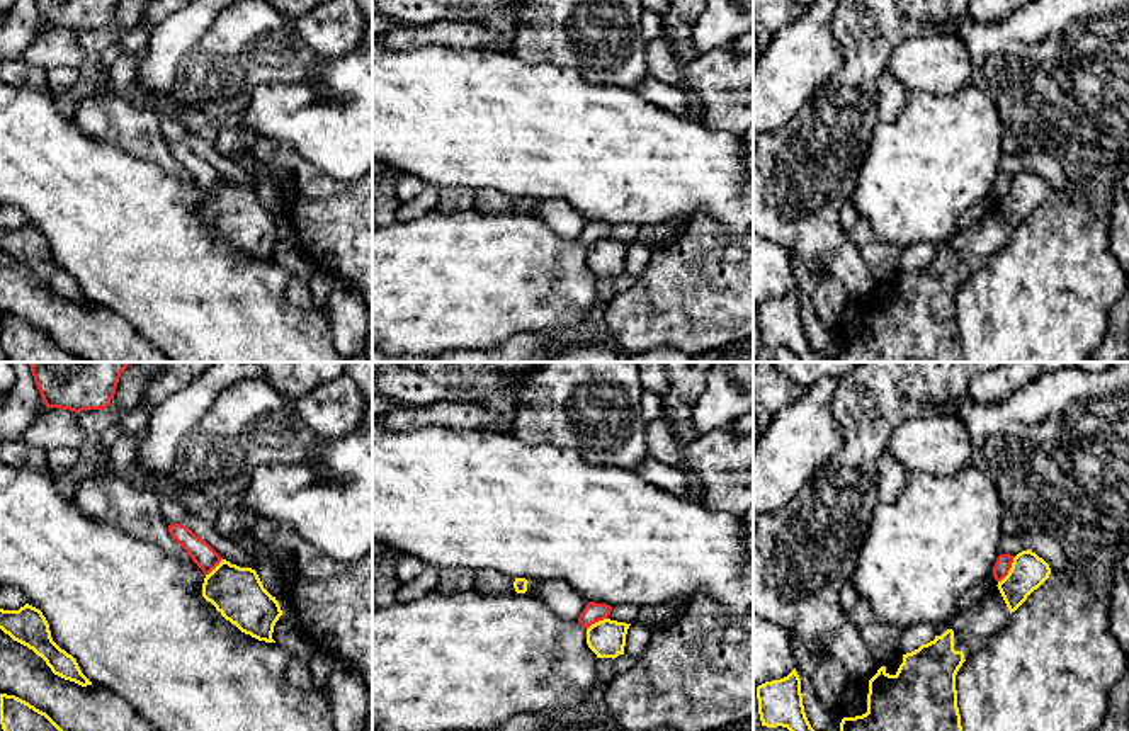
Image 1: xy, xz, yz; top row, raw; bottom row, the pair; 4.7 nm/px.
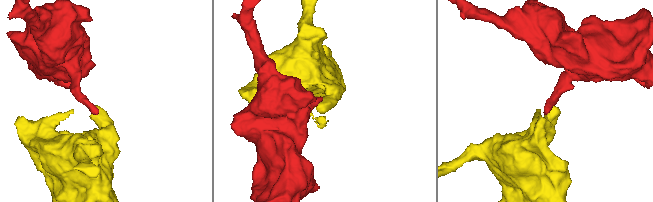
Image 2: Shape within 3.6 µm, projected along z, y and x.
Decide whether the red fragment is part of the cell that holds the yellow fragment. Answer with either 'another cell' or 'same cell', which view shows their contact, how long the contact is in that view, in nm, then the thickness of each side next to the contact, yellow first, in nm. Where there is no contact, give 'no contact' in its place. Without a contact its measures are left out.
another cell | yz | 150 nm | 170/80 nm

